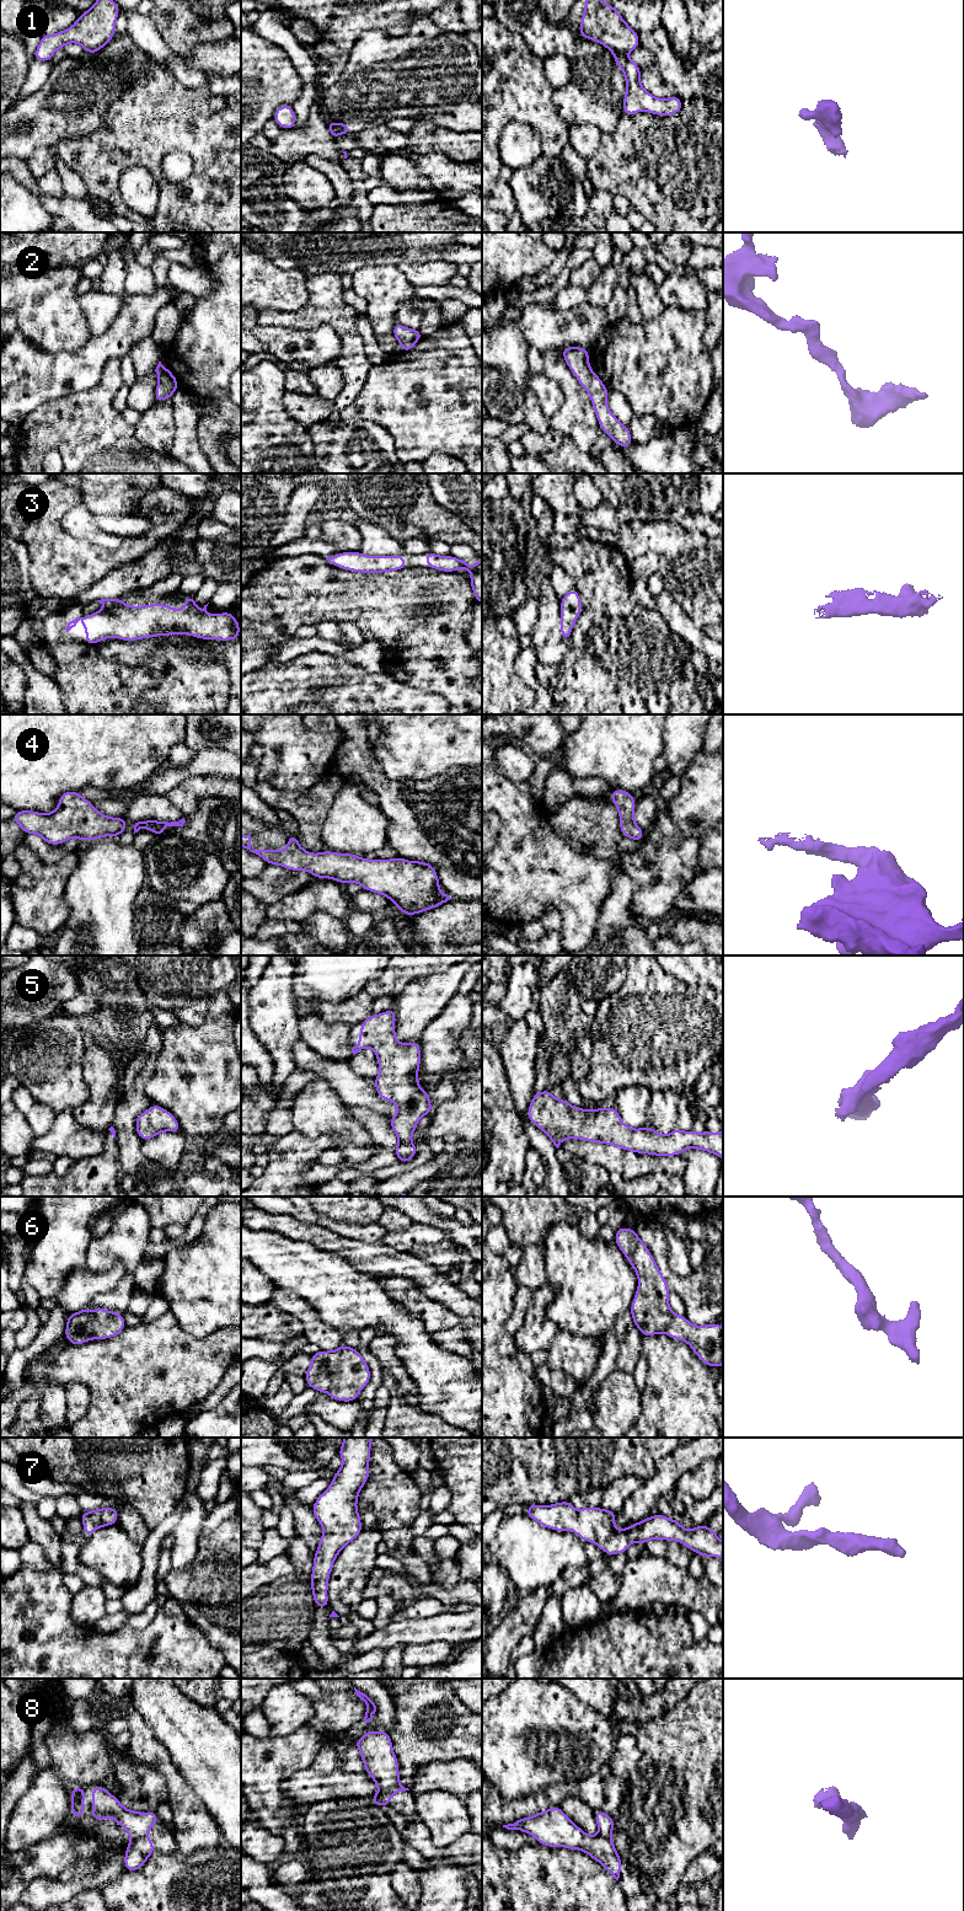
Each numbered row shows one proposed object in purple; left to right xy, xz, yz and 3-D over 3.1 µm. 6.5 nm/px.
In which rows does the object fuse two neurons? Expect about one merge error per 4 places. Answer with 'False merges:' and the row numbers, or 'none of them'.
False merges: 1, 8

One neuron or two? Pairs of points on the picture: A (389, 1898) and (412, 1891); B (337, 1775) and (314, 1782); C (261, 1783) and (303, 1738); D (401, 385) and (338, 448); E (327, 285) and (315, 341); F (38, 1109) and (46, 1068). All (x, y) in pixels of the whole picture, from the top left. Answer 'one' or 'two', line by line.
A: two
B: one
C: one
D: two
E: two
F: two

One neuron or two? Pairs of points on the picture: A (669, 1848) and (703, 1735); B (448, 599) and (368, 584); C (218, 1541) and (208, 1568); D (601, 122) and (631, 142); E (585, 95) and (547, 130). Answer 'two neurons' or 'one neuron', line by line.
A: one neuron
B: one neuron
C: one neuron
D: two neurons
E: two neurons

